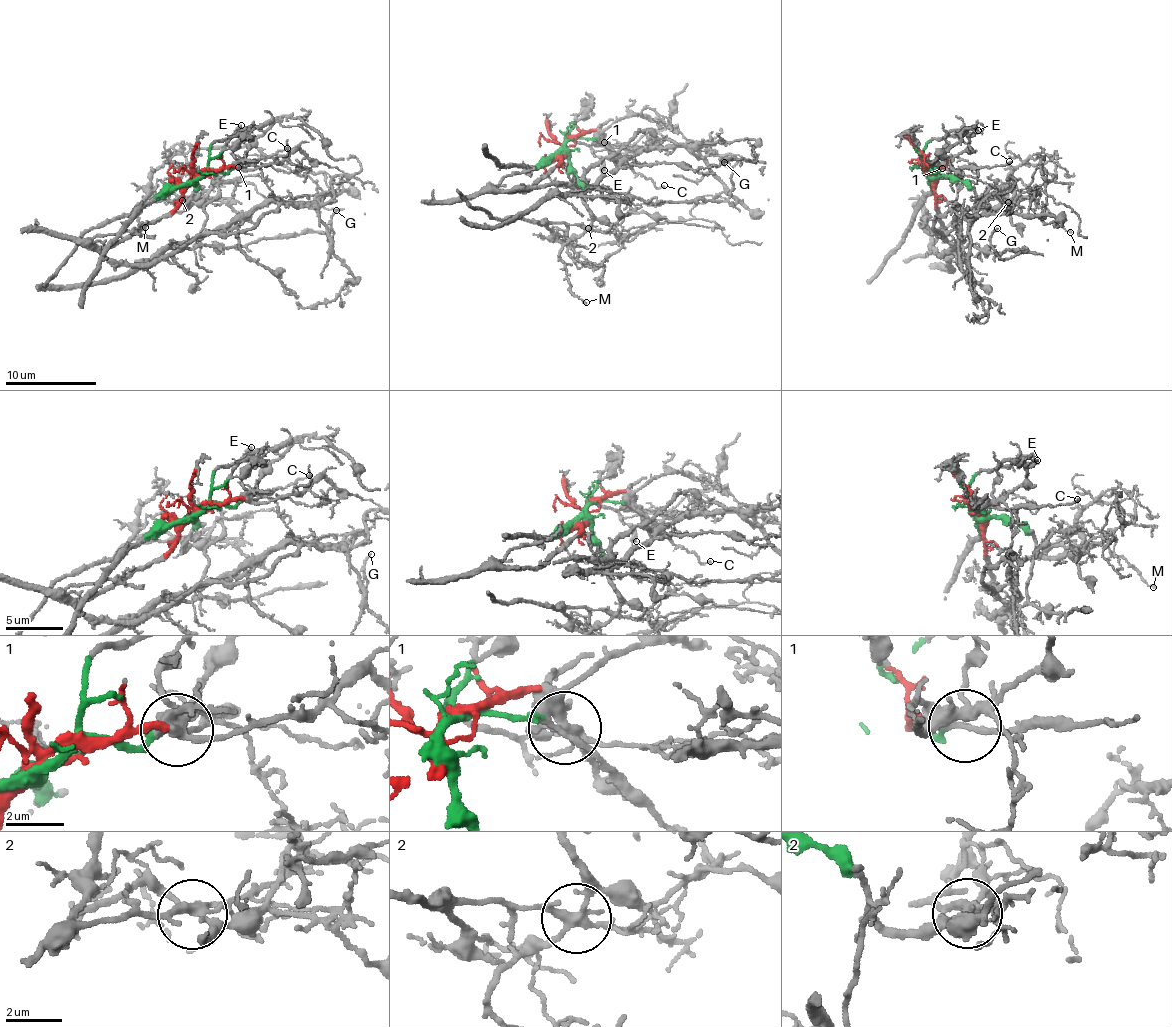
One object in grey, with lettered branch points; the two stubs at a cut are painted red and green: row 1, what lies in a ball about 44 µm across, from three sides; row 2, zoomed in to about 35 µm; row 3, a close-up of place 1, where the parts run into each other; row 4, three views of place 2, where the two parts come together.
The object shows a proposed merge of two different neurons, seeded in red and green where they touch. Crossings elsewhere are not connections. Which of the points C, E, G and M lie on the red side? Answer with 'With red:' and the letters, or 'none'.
With red: G

